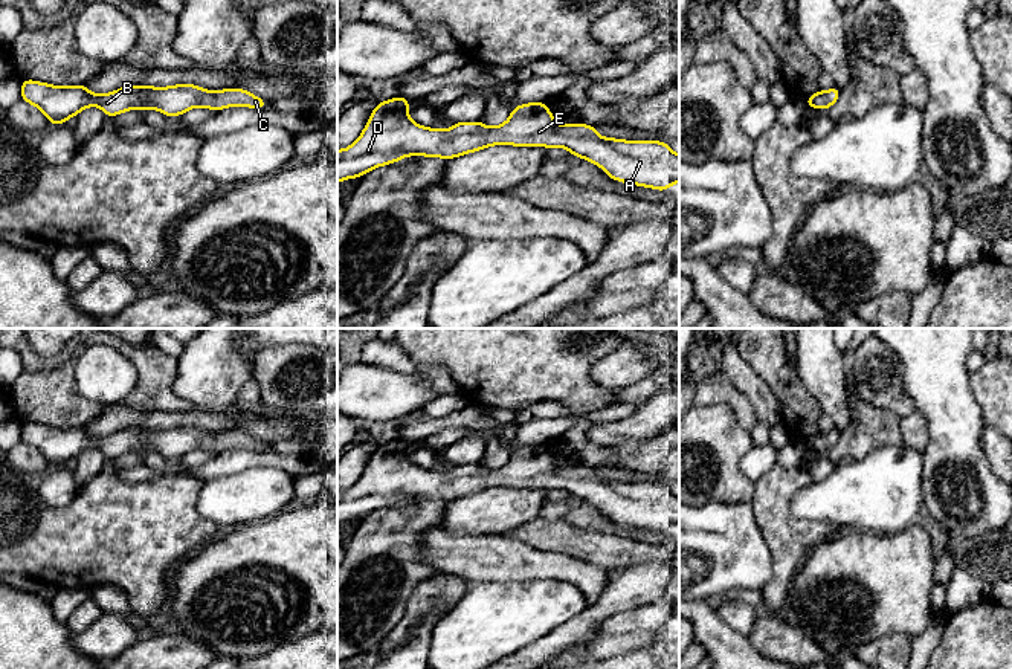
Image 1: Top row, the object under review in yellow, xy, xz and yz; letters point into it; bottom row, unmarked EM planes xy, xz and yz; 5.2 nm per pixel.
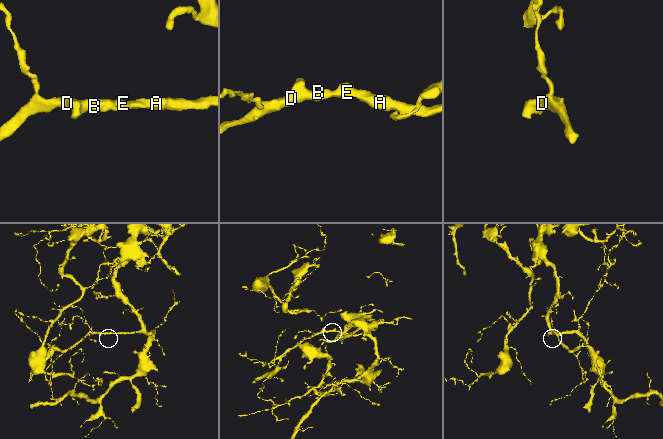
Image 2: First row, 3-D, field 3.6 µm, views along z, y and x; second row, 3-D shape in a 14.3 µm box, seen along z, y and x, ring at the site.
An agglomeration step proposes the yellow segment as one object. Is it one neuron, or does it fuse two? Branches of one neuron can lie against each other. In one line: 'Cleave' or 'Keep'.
Keep

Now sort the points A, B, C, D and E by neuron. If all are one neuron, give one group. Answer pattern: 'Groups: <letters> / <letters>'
Groups: A B C D E

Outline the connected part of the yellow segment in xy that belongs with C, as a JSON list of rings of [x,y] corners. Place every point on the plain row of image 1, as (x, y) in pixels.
[[[23,422],[21,441],[38,449],[52,467],[64,466],[81,452],[99,448],[107,458],[118,458],[127,452],[151,451],[165,458],[180,458],[194,449],[208,449],[220,454],[224,449],[266,451],[267,443],[244,431],[205,432],[194,426],[171,429],[127,428],[114,434],[98,437],[79,428],[50,428],[32,422]]]

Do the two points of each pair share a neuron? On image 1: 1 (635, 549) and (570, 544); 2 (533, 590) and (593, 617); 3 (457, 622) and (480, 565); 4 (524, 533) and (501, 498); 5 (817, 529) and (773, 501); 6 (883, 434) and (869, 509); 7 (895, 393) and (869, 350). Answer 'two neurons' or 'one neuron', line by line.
1: one neuron
2: two neurons
3: two neurons
4: two neurons
5: one neuron
6: two neurons
7: one neuron

